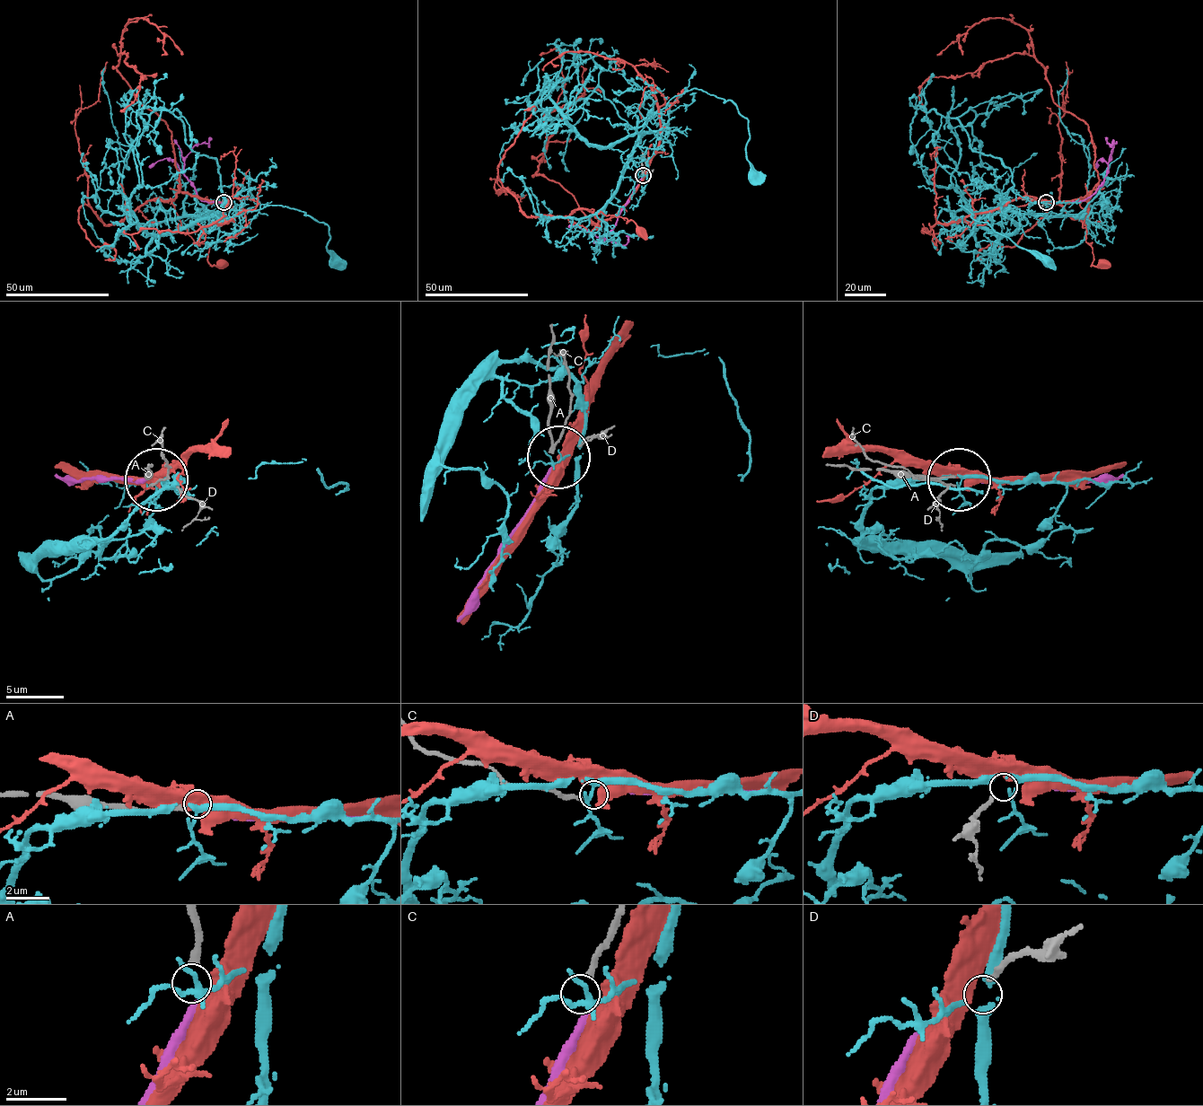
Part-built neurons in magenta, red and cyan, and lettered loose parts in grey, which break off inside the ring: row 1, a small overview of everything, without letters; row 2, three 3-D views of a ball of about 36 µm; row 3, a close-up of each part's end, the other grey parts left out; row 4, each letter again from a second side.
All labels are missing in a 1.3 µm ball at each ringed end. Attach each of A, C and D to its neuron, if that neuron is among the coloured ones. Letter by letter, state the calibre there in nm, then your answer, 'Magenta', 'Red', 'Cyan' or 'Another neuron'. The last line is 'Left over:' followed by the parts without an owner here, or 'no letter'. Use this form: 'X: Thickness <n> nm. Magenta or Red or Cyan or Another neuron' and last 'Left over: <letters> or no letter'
A: Thickness 240 nm. Magenta
C: Thickness 170 nm. Another neuron
D: Thickness 190 nm. Cyan
Left over: C

